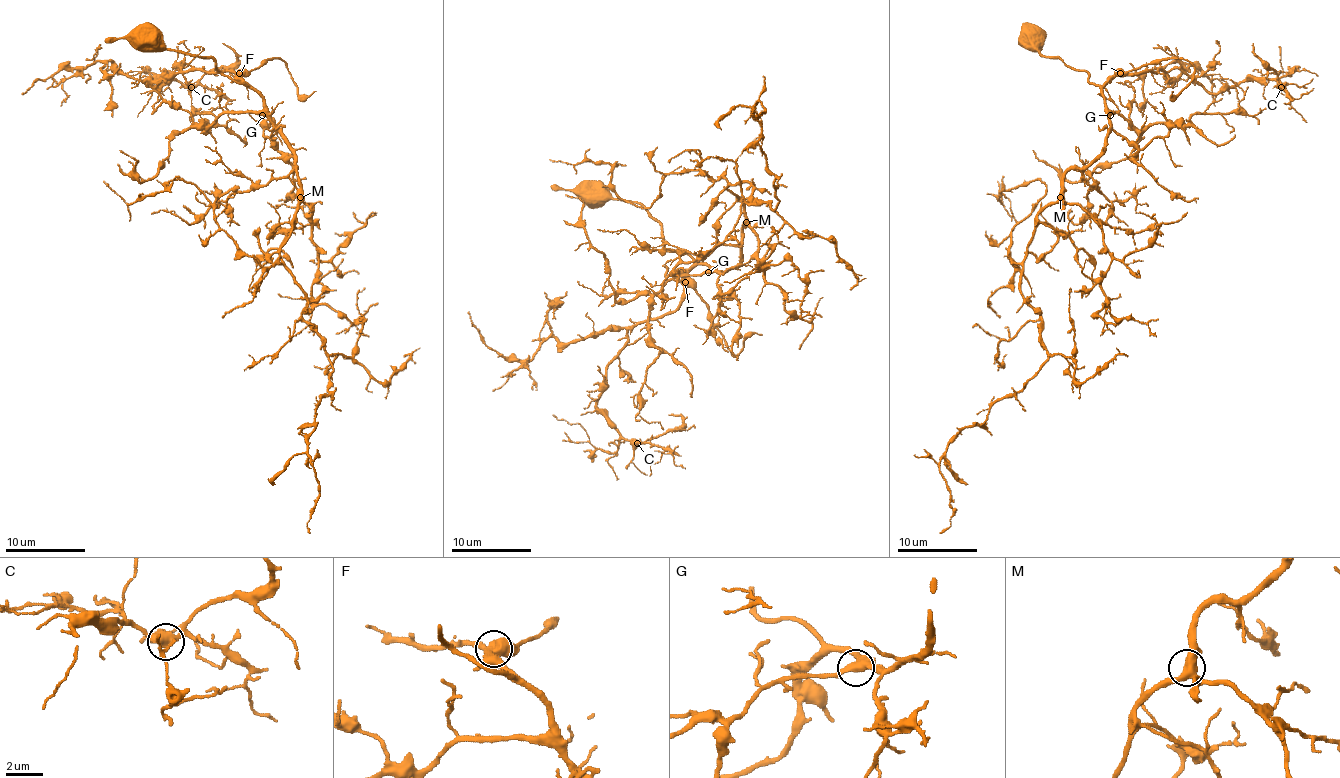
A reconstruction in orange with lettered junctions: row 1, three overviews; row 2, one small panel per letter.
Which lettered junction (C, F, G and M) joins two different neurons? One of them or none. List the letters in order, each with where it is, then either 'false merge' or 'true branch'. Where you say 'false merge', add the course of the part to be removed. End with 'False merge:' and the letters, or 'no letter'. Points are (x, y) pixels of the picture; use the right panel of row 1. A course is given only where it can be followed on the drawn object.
C: at (1281, 87); true branch
F: at (1120, 73); false merge; foreign part runs (1119, 74), (1183, 58), (1193, 68), (1193, 78), (1177, 95), (1171, 95), (1173, 91)
G: at (1110, 115); true branch
M: at (1060, 197); true branch
False merge: F

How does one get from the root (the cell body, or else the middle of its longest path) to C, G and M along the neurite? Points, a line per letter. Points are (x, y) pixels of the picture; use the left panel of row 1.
C: (151, 40), (209, 56), (246, 85), (230, 72), (181, 68), (159, 93), (151, 81), (191, 87)
G: (151, 40), (159, 40), (173, 50), (209, 56), (224, 76), (246, 83), (262, 99), (262, 115)
M: (151, 40), (209, 56), (224, 76), (246, 83), (262, 99), (266, 119), (294, 157), (300, 197)

